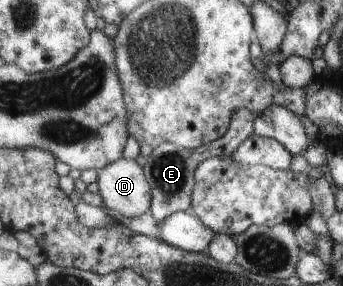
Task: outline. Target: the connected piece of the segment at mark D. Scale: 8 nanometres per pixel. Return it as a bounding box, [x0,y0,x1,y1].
[97,159,152,218]

